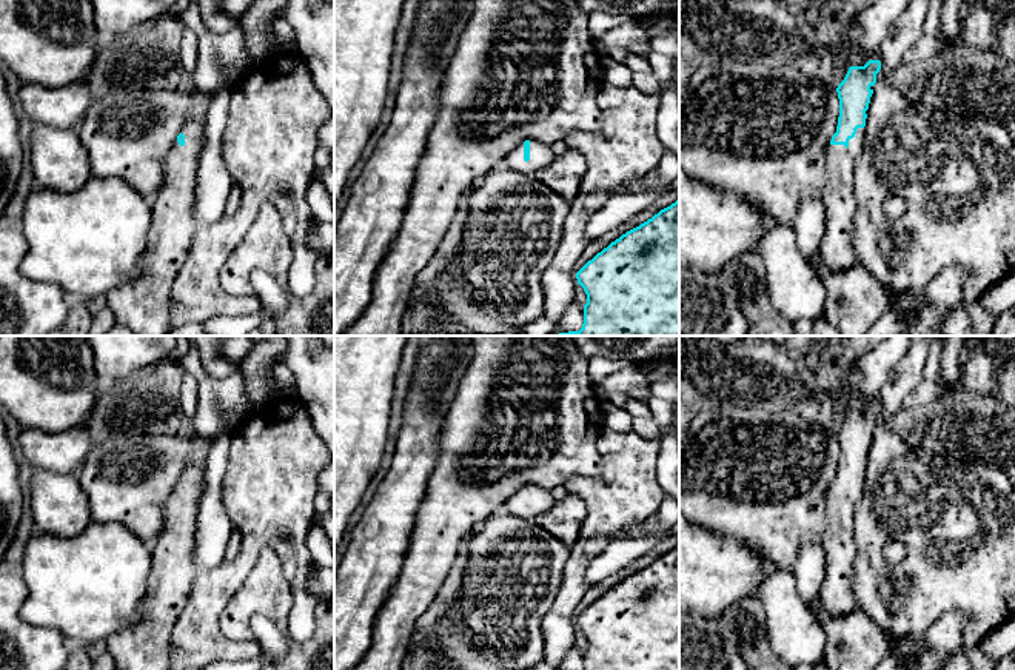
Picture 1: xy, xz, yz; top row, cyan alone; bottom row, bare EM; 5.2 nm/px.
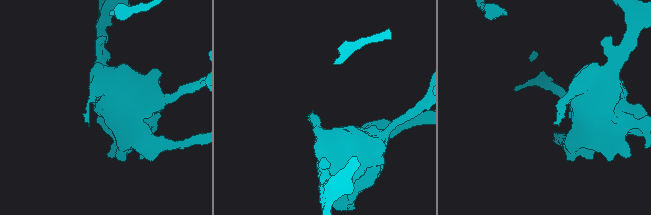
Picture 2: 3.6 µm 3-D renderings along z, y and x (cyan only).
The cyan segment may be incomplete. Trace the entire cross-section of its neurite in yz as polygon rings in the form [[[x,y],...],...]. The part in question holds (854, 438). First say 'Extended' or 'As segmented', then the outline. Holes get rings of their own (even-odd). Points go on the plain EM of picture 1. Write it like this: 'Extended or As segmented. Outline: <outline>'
Extended. Outline: [[[879,405],[864,411],[850,411],[838,430],[839,462],[826,499],[826,576],[819,598],[830,615],[847,615],[858,604],[853,591],[855,510],[863,496],[864,471]]]

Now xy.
Extended. Outline: [[[188,462],[185,473],[163,504],[165,528],[152,550],[148,595],[139,608],[139,619],[105,641],[106,652],[119,670],[171,670],[171,633],[197,576],[194,534],[203,491],[205,467],[200,462]]]

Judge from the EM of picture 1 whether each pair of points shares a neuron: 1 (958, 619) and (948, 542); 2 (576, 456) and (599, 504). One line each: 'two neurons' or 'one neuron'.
1: two neurons
2: two neurons

